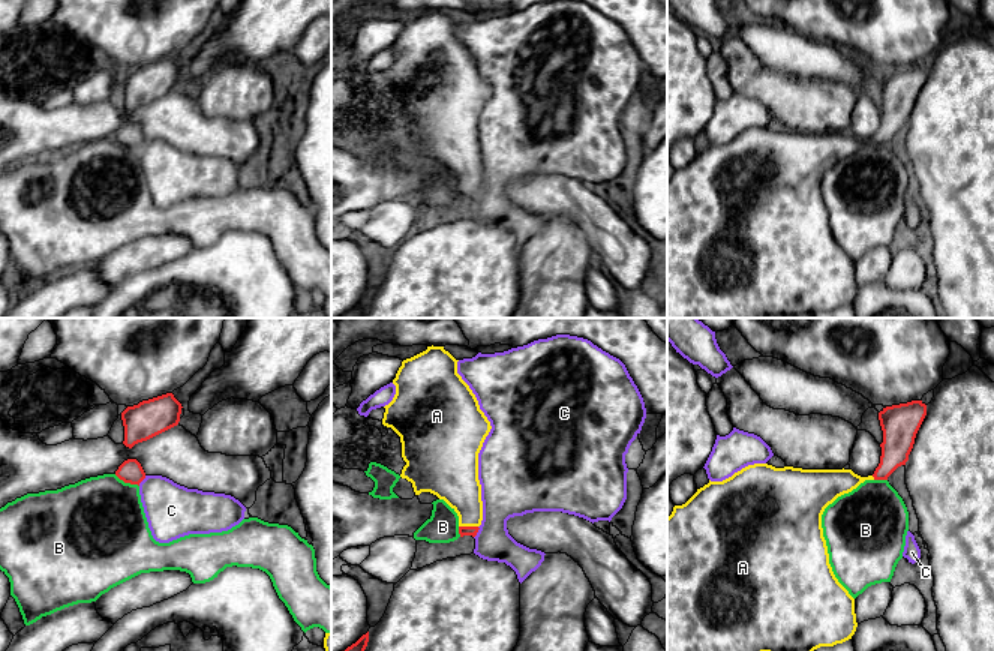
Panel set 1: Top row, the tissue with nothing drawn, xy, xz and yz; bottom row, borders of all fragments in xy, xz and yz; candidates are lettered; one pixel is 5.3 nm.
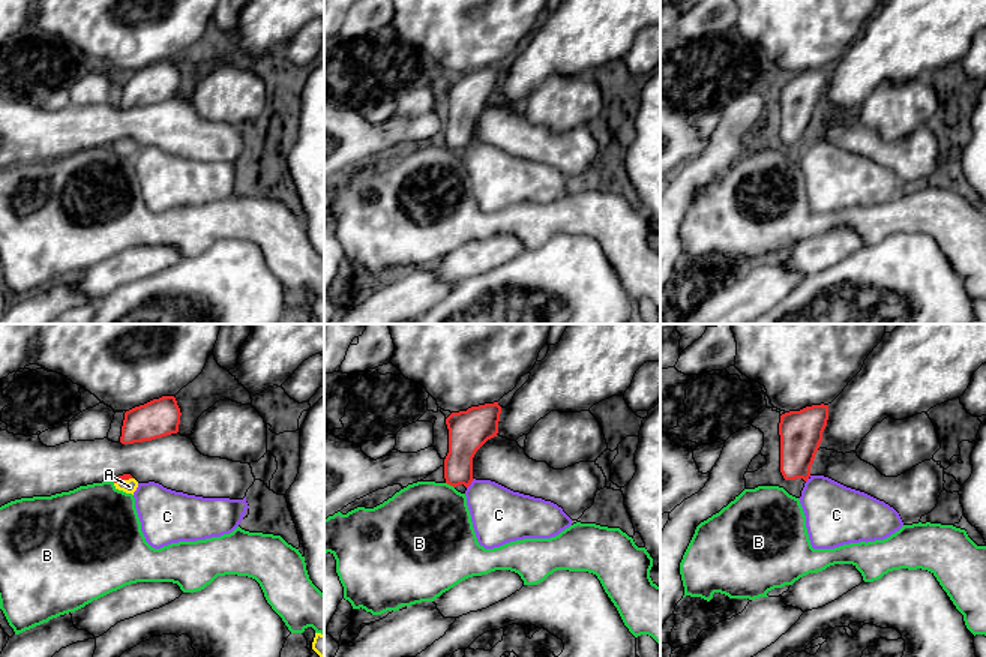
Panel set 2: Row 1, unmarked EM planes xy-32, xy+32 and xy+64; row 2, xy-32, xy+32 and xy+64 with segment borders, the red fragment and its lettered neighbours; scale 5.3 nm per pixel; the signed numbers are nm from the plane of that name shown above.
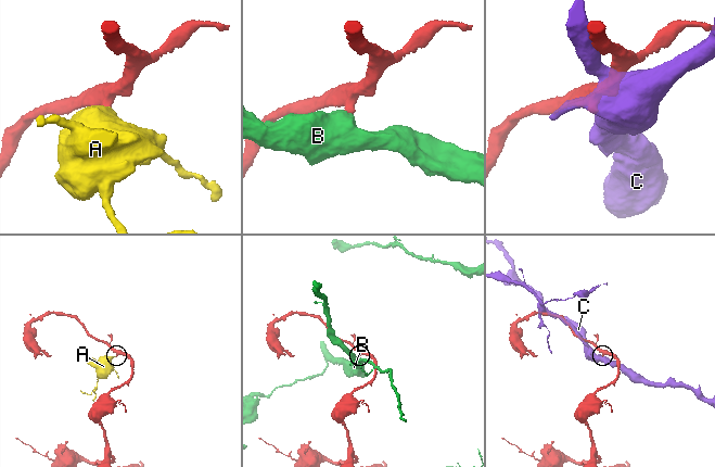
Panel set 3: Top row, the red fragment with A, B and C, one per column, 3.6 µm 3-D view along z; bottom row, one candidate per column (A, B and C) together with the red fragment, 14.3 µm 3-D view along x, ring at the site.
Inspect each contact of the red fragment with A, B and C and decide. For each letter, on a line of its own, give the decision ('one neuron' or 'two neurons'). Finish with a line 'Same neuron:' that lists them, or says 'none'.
A: one neuron
B: two neurons
C: two neurons
Same neuron: A

